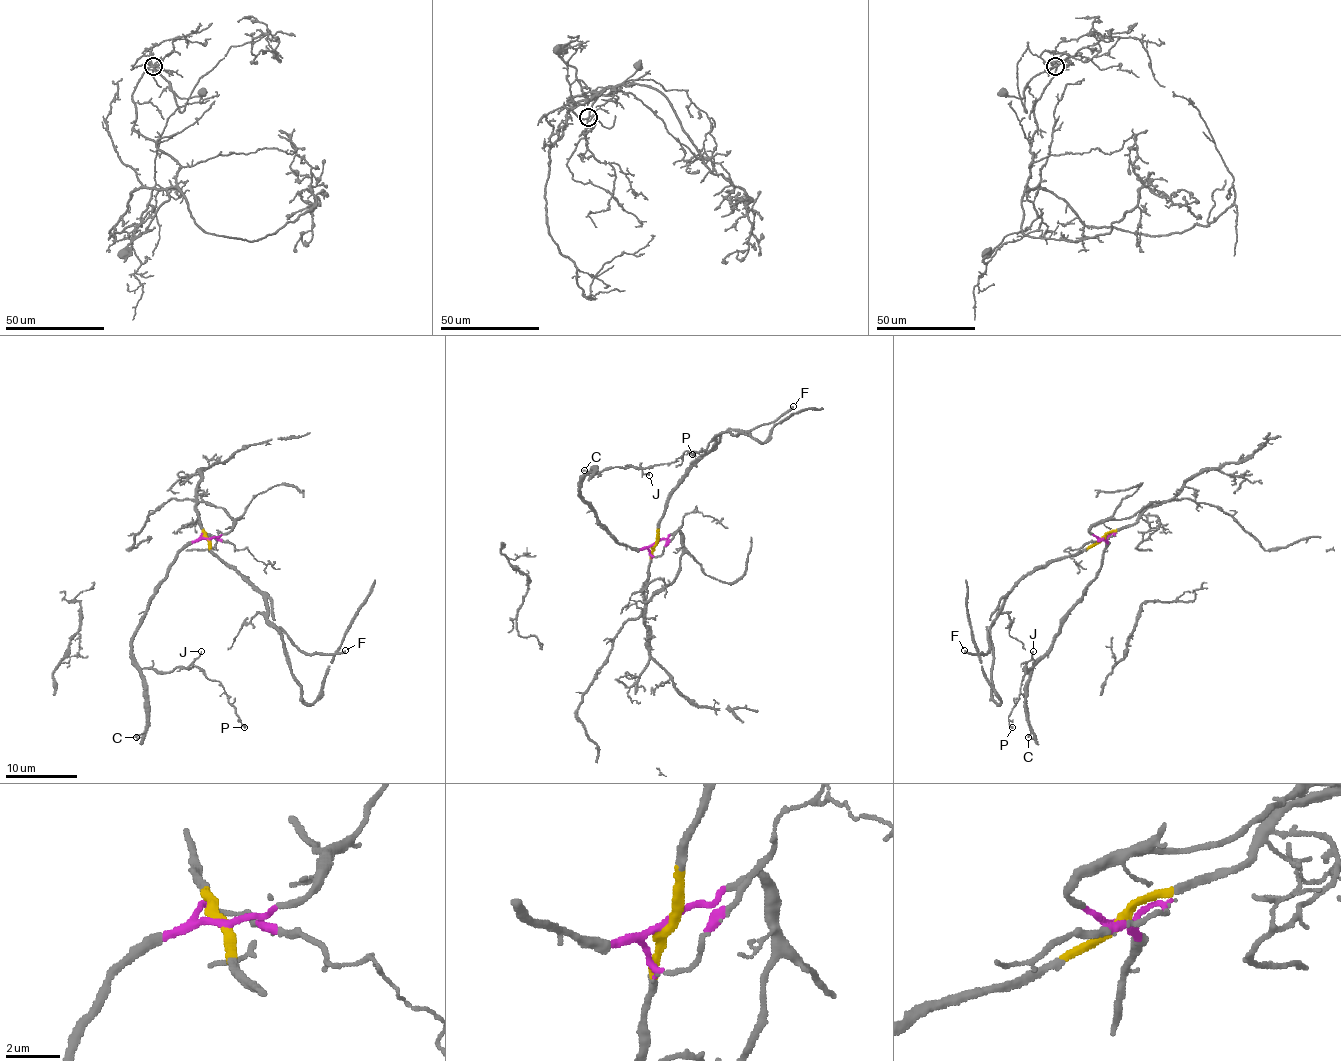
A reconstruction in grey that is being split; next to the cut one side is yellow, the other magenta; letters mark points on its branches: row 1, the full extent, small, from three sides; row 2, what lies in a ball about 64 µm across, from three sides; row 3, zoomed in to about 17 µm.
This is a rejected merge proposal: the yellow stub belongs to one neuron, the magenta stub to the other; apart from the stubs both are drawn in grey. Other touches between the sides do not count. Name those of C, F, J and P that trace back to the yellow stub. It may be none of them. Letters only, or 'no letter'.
F

